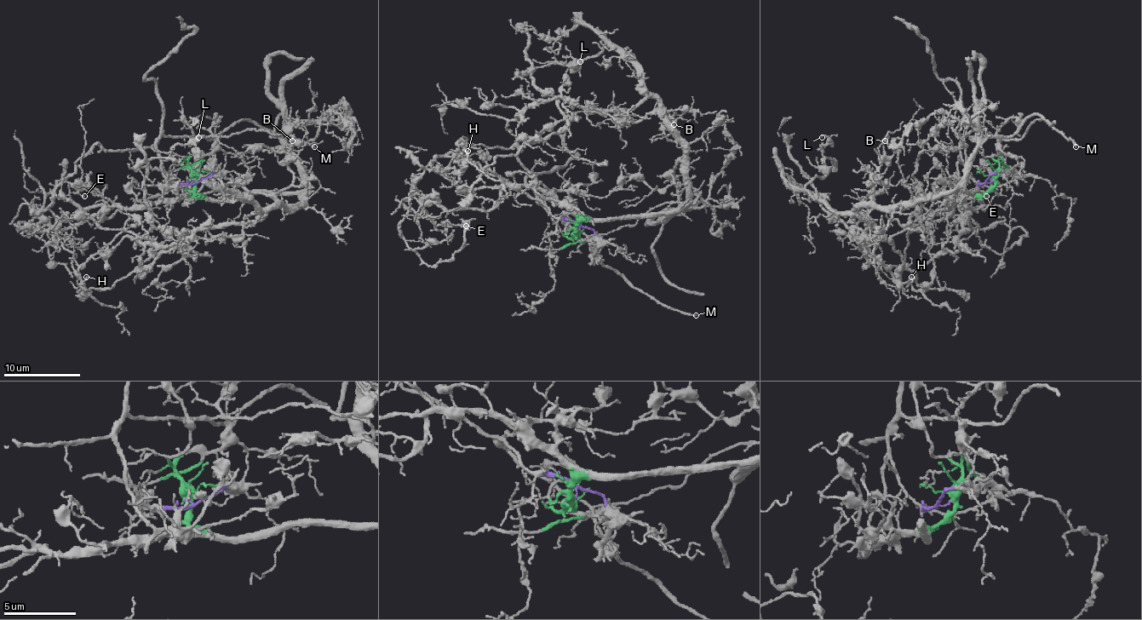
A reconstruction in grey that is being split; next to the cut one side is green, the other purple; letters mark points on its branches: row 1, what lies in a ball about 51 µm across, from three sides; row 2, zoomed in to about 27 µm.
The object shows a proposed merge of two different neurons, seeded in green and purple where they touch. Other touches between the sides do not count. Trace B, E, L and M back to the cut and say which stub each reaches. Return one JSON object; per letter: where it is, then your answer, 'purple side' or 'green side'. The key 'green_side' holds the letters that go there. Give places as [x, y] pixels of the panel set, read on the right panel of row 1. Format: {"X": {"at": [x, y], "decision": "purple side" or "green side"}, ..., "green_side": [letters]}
{"B": {"at": [885, 140], "decision": "green side"}, "E": {"at": [986, 196], "decision": "green side"}, "L": {"at": [822, 137], "decision": "green side"}, "M": {"at": [1076, 146], "decision": "purple side"}, "green_side": ["B", "E", "L"]}

